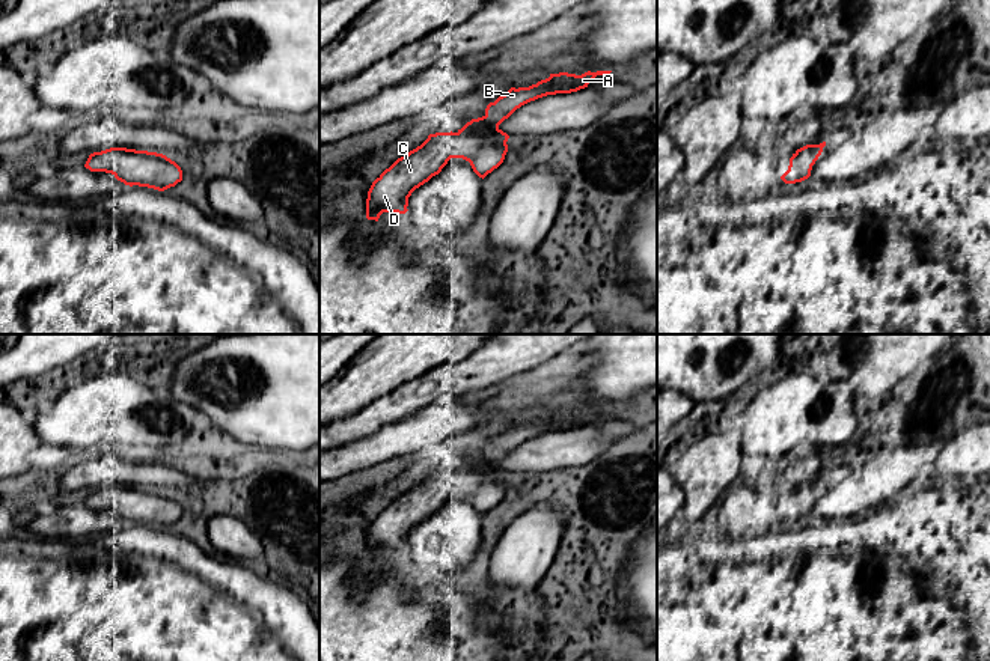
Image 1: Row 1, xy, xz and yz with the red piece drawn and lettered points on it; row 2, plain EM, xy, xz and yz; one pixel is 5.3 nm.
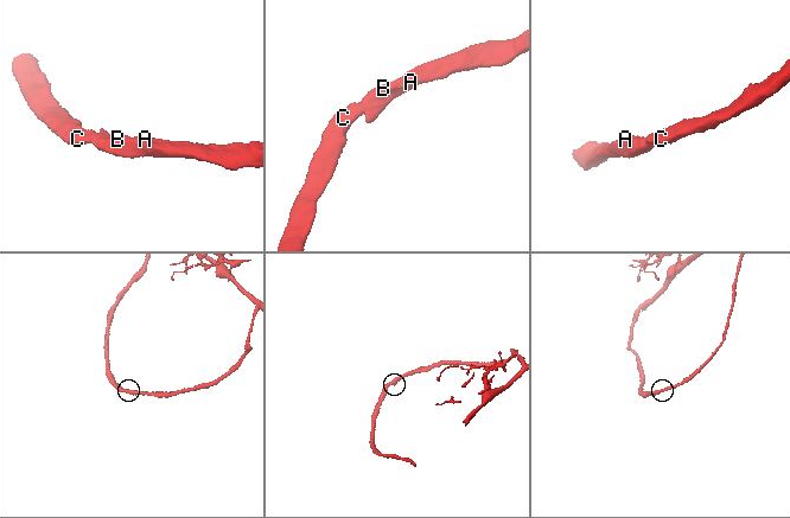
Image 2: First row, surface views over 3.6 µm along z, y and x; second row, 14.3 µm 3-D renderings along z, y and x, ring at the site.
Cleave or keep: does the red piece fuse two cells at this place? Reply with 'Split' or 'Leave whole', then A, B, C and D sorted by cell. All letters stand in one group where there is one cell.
Leave whole. Groups: A B C D

